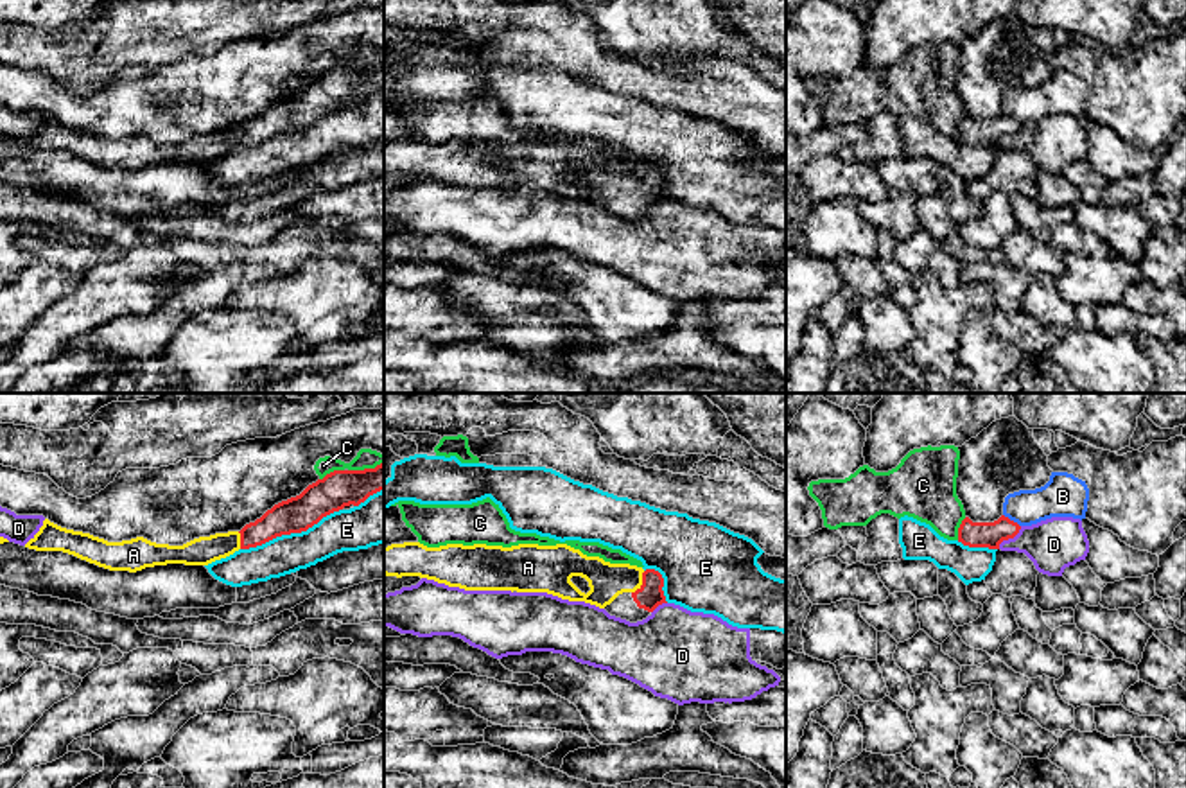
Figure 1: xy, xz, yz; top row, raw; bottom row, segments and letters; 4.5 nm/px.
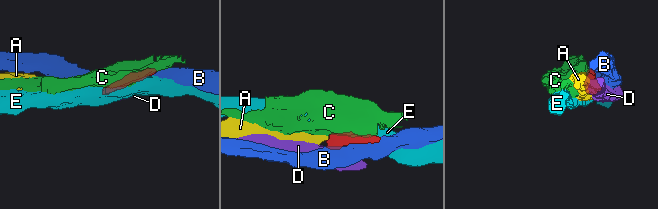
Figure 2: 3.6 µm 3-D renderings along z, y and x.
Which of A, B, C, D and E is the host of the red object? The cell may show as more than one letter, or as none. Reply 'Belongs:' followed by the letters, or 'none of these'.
Belongs: A

